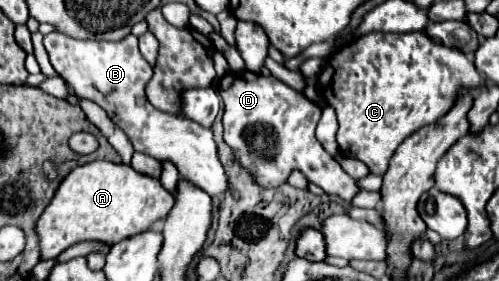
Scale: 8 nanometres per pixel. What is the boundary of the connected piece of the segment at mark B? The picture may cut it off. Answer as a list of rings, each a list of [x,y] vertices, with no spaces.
[[[52,32],[44,36],[44,48],[50,64],[66,80],[66,84],[72,86],[80,98],[88,98],[104,108],[110,120],[126,132],[136,152],[148,154],[156,160],[174,162],[184,178],[192,178],[192,182],[210,196],[222,196],[228,190],[228,176],[218,160],[212,130],[196,126],[196,122],[188,122],[186,118],[160,112],[148,102],[144,88],[152,78],[152,66],[142,58],[136,36],[128,34],[118,42],[96,42]]]

